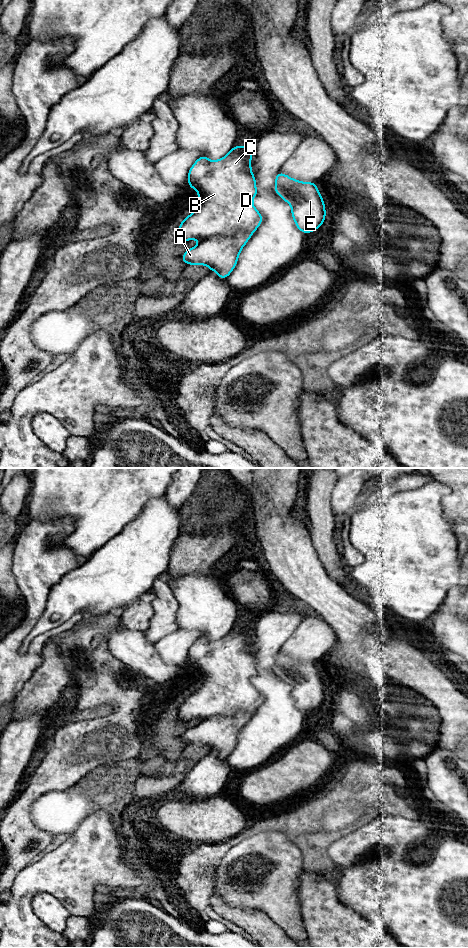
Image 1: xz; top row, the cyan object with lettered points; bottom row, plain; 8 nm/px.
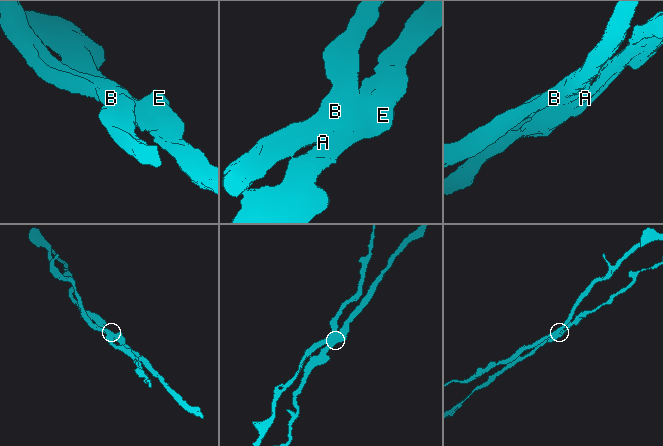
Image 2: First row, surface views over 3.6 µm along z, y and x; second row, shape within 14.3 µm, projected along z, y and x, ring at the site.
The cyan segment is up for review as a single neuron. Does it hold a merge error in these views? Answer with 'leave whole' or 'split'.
split

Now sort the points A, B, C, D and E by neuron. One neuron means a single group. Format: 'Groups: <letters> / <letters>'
Groups: A E / B C D

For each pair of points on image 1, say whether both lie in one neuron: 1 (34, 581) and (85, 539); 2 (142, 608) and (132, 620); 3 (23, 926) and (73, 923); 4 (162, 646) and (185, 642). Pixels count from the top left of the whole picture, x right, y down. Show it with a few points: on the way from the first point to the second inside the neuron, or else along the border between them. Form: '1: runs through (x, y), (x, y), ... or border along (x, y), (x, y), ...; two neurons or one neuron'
1: border along (48, 544), (59, 542), (87, 559); two neurons
2: runs through (141, 611), (135, 617); one neuron
3: border along (71, 915), (94, 916); two neurons
4: runs through (168, 646), (175, 646), (179, 642); one neuron

